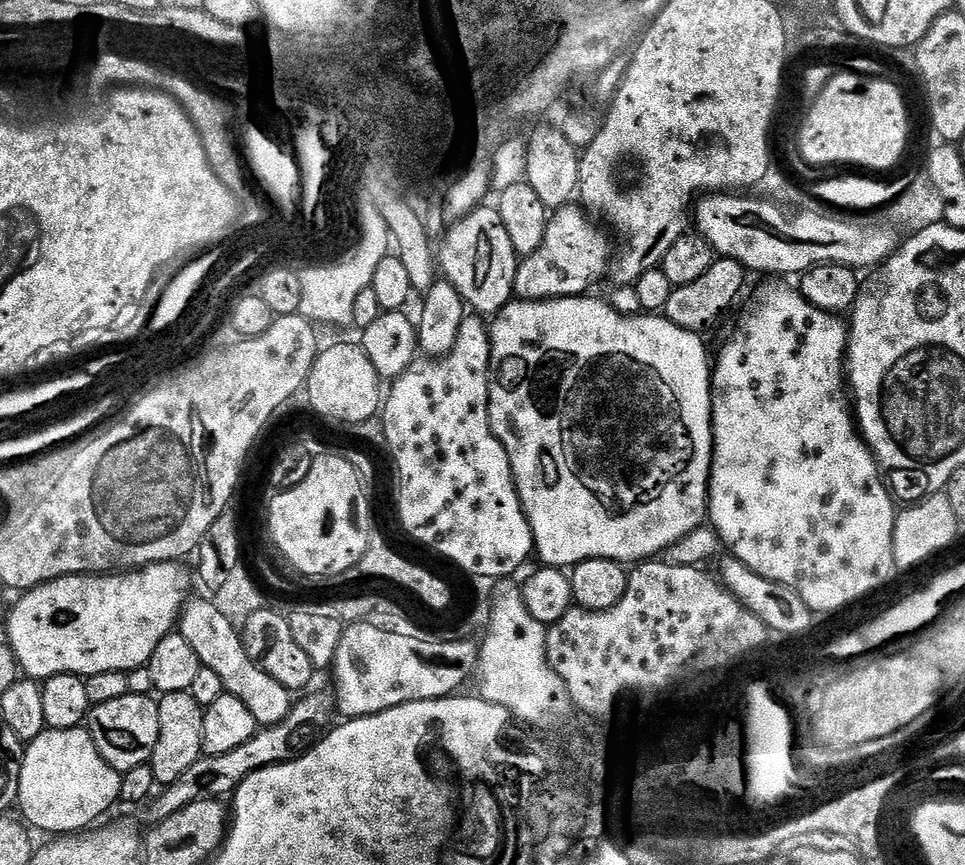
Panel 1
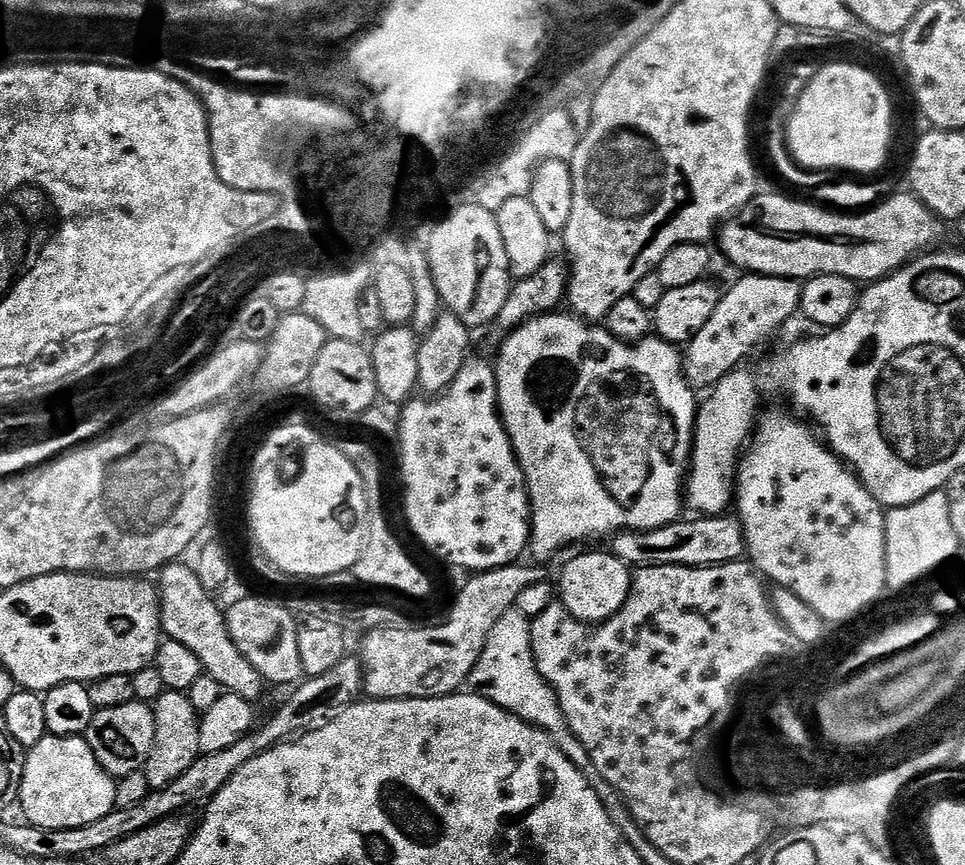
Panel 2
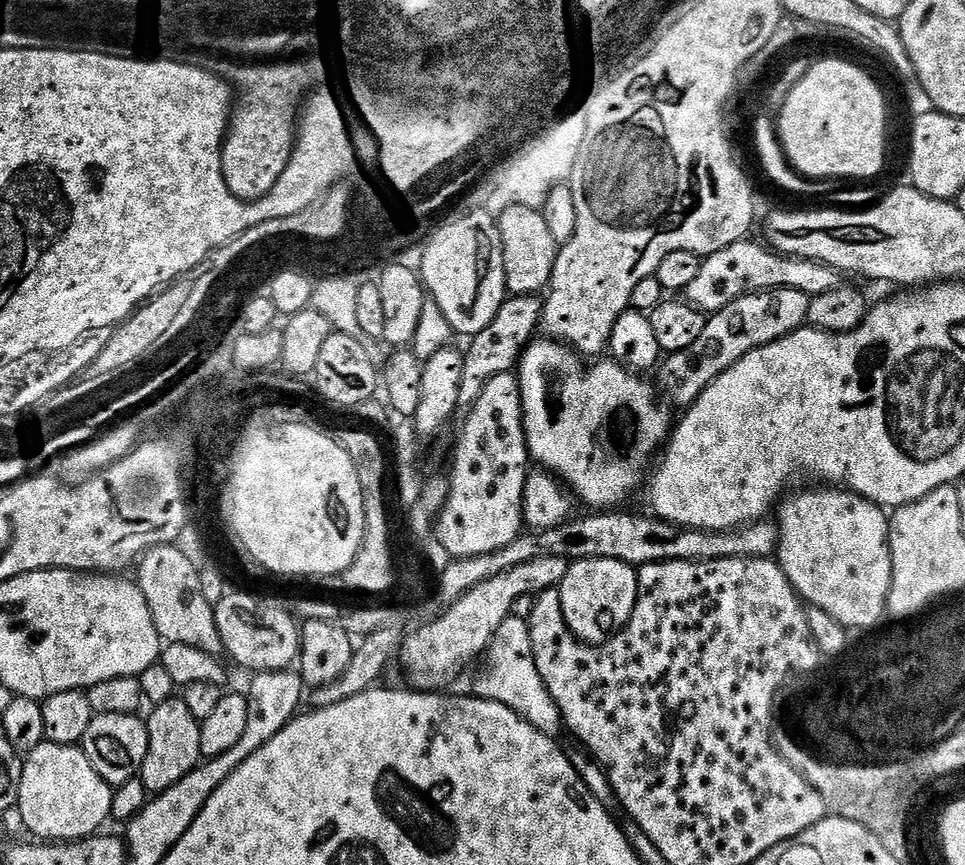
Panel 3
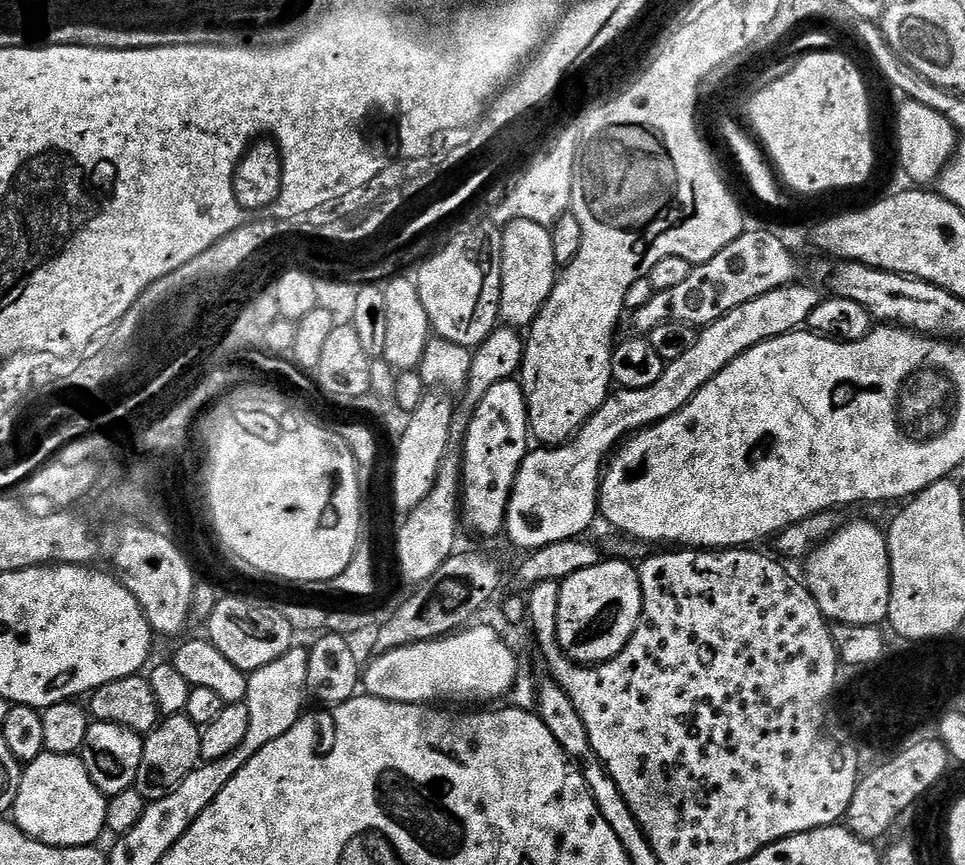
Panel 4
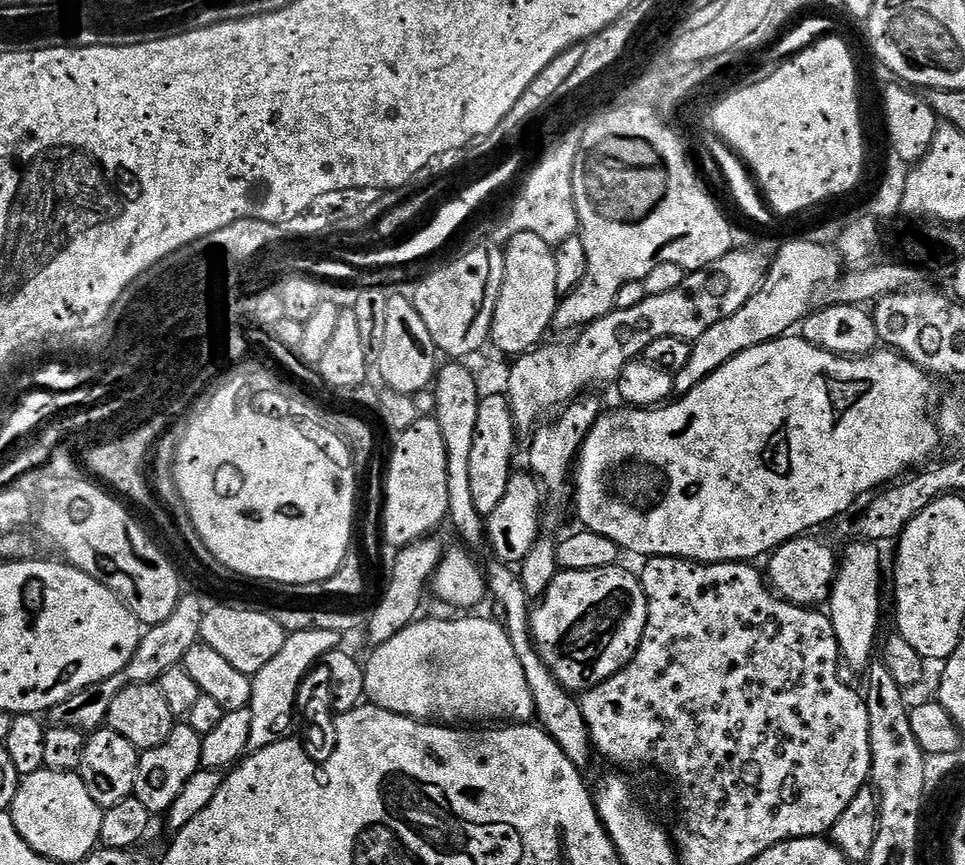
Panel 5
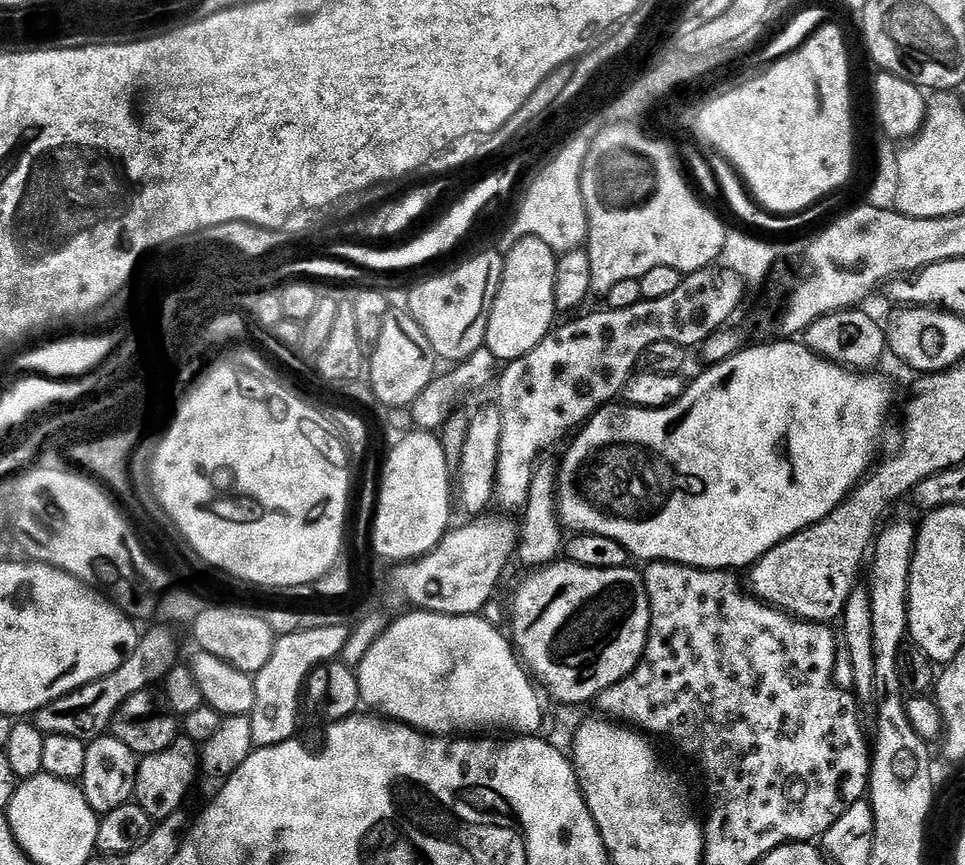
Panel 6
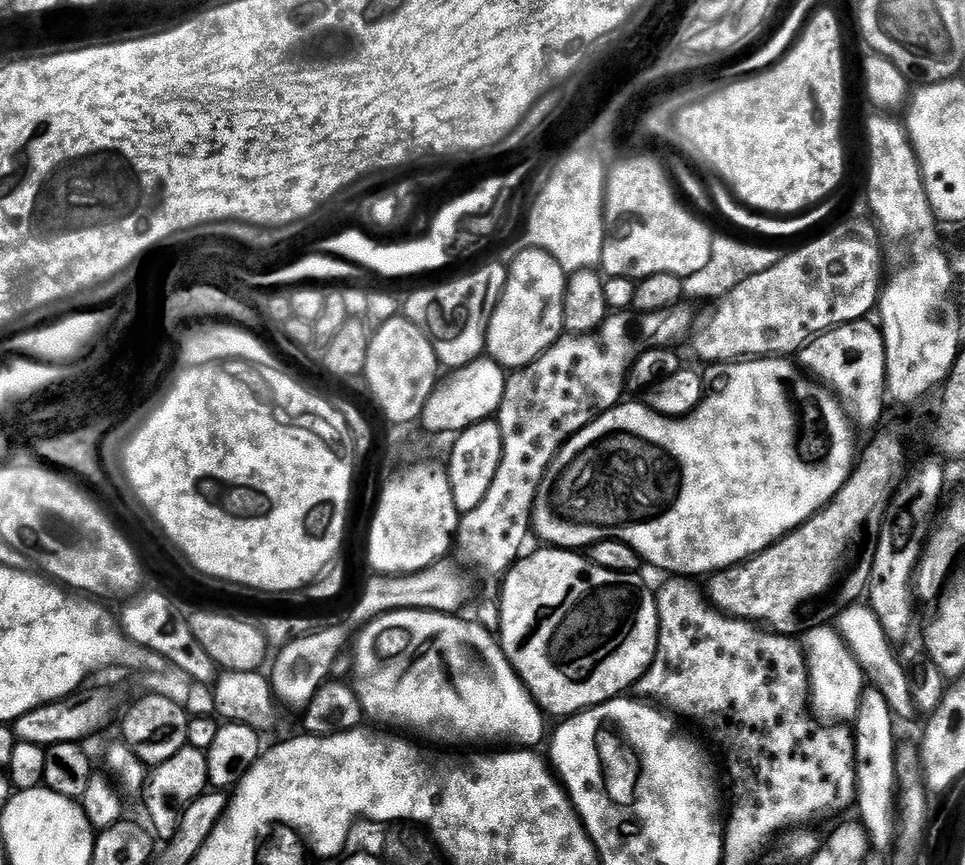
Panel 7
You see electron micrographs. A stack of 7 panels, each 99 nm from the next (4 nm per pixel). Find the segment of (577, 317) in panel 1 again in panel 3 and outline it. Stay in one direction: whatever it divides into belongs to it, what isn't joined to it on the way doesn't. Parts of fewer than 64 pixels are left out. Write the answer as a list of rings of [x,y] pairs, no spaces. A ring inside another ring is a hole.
[[[547,338],[533,339],[532,343],[529,344],[525,350],[524,355],[520,357],[518,379],[520,382],[520,397],[522,398],[522,406],[524,407],[524,433],[526,434],[526,442],[528,443],[528,455],[535,463],[536,460],[540,463],[537,465],[539,465],[541,469],[547,470],[559,477],[559,479],[571,489],[575,499],[579,501],[579,503],[581,500],[582,503],[589,504],[589,509],[592,510],[616,510],[621,506],[627,505],[624,503],[626,503],[639,488],[641,491],[642,485],[645,483],[646,477],[649,475],[658,453],[665,447],[666,441],[674,427],[674,416],[672,420],[671,412],[673,409],[662,399],[661,393],[653,381],[652,385],[651,382],[648,381],[648,378],[634,373],[628,368],[623,368],[622,365],[616,363],[615,360],[611,358],[600,358],[595,362],[589,363],[592,364],[589,368],[583,363],[587,364],[573,349],[569,348],[568,345],[562,344],[558,340],[550,340]]]

